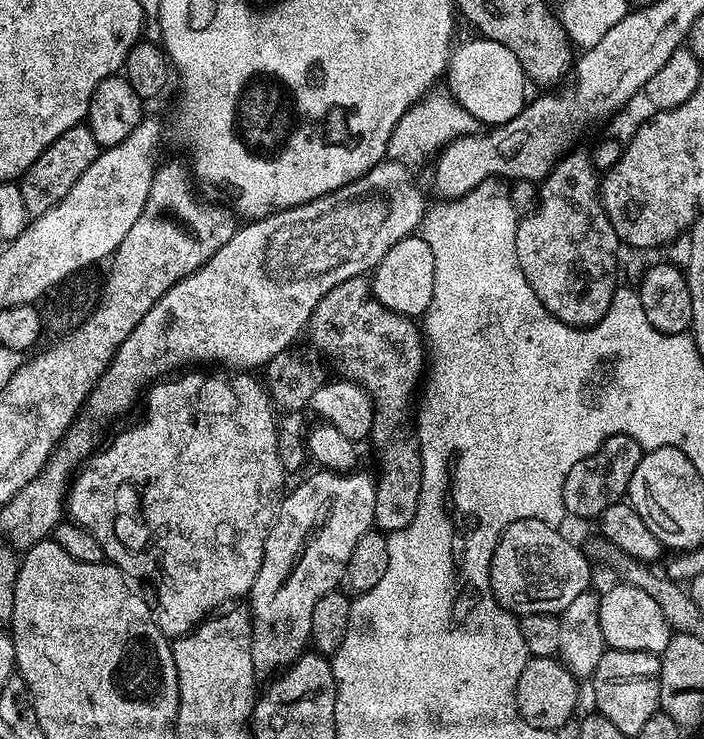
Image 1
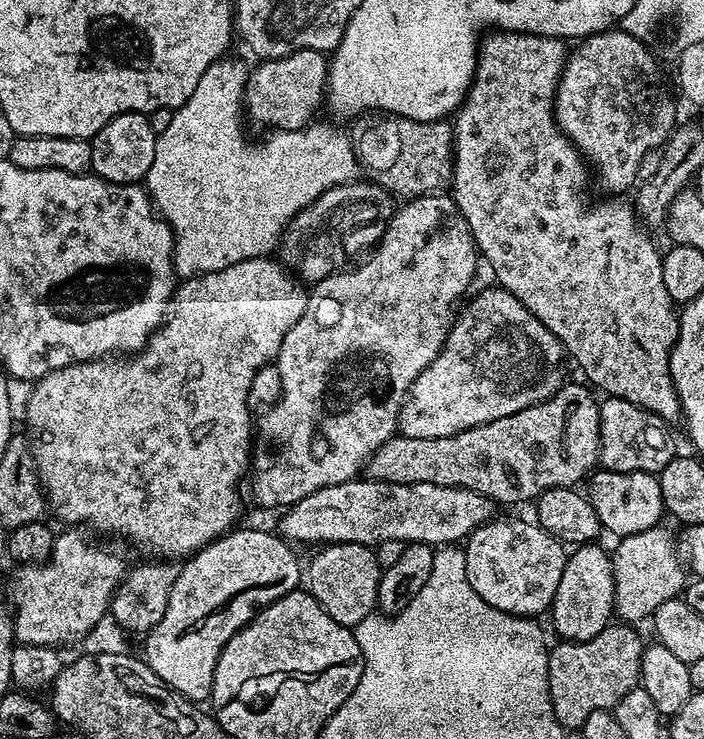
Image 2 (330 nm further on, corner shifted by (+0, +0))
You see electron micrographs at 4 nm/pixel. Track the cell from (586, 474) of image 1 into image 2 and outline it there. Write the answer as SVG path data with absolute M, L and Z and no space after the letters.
M609 396L600 404L600 458L599 467L606 472L651 472L658 474L677 455L678 448L672 445L669 425L654 412L642 410L632 402L617 396Z

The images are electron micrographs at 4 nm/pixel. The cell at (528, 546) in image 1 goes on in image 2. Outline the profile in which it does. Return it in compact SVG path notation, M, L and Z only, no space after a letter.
M493 518L481 528L475 528L466 537L462 544L462 551L466 558L466 578L470 582L474 594L478 594L478 598L482 598L482 602L511 616L536 618L539 617L539 612L547 613L551 609L552 599L558 590L558 582L562 582L566 548L539 524L531 519L528 520Z

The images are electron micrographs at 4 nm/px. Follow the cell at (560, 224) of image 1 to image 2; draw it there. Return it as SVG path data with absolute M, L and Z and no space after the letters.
M623 30L585 36L573 47L577 47L573 52L571 49L567 53L556 87L556 125L580 151L595 179L596 176L600 179L608 194L624 194L628 187L631 189L641 175L640 163L647 158L648 152L655 153L667 141L678 124L676 104L660 77L660 68L648 46Z

